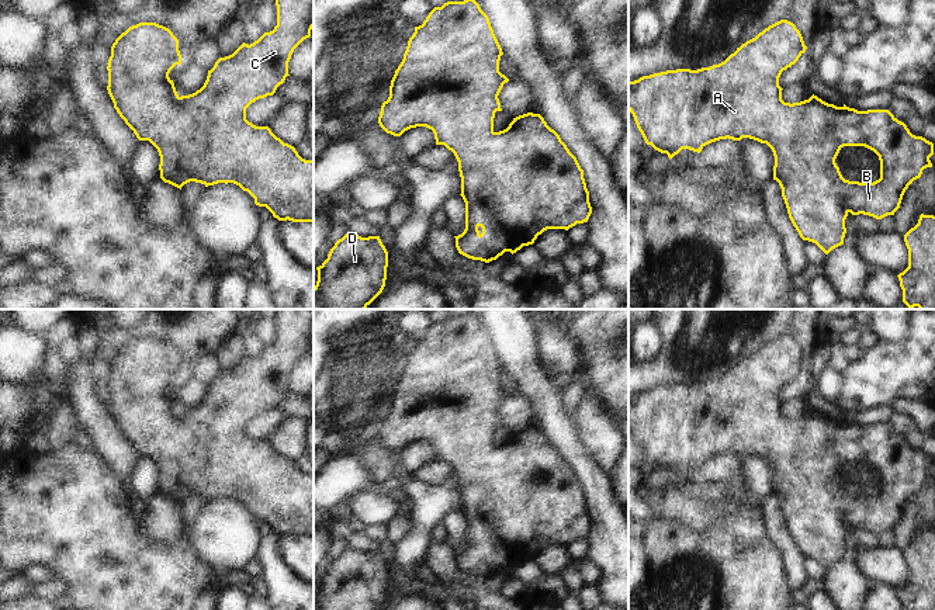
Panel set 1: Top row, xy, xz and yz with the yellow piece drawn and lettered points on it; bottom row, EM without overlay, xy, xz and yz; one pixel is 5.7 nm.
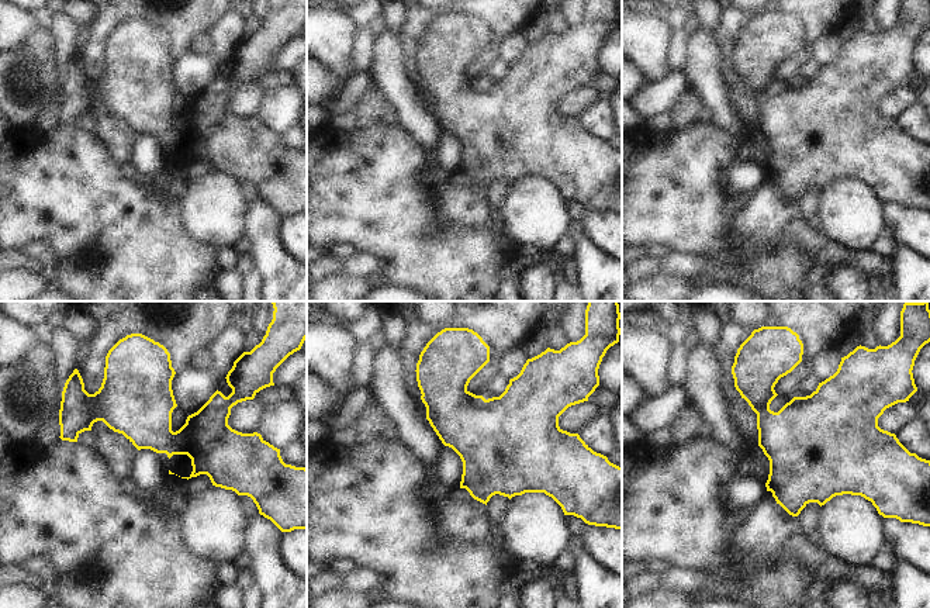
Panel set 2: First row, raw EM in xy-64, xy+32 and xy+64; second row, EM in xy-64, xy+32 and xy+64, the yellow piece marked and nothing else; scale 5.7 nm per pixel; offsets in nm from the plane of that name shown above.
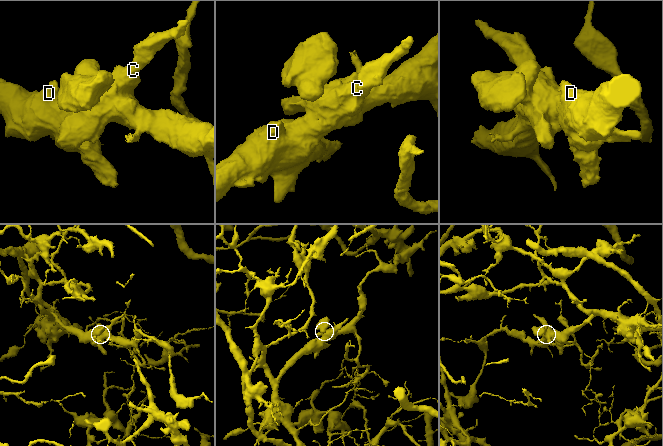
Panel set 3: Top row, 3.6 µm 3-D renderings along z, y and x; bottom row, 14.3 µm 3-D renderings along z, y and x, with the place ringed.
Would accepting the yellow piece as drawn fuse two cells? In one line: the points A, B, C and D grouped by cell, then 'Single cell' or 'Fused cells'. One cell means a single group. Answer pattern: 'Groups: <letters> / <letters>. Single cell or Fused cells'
Groups: A B C D. Single cell.

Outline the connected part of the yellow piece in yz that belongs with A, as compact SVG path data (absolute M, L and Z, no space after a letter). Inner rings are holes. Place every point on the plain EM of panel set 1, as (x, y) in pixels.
M780 335L742 358L718 379L697 385L666 385L628 396L628 426L633 429L645 458L661 468L666 468L669 474L682 464L700 468L706 460L727 453L733 455L749 453L766 458L775 471L773 495L782 503L782 512L793 541L803 555L815 558L828 569L832 564L844 559L845 534L849 527L876 534L894 530L908 500L921 492L924 484L932 482L929 472L934 469L934 458L922 451L913 450L907 440L889 424L858 426L845 419L837 422L814 409L800 417L785 417L779 392L783 385L799 375L806 364L807 361L796 340L787 335ZM844 461L865 461L873 465L880 475L880 493L873 498L845 495L835 478Z

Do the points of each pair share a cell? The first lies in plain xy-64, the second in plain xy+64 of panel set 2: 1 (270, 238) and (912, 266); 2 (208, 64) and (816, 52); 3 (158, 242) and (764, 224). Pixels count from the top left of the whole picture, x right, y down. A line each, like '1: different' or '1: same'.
1: same
2: different
3: different

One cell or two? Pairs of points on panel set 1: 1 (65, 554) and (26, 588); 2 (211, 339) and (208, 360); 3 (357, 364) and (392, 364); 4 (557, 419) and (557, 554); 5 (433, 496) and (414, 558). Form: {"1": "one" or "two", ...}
{"1": "two", "2": "two", "3": "one", "4": "two", "5": "one"}

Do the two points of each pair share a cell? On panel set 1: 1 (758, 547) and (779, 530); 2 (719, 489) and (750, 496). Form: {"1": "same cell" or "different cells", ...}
{"1": "different cells", "2": "same cell"}

